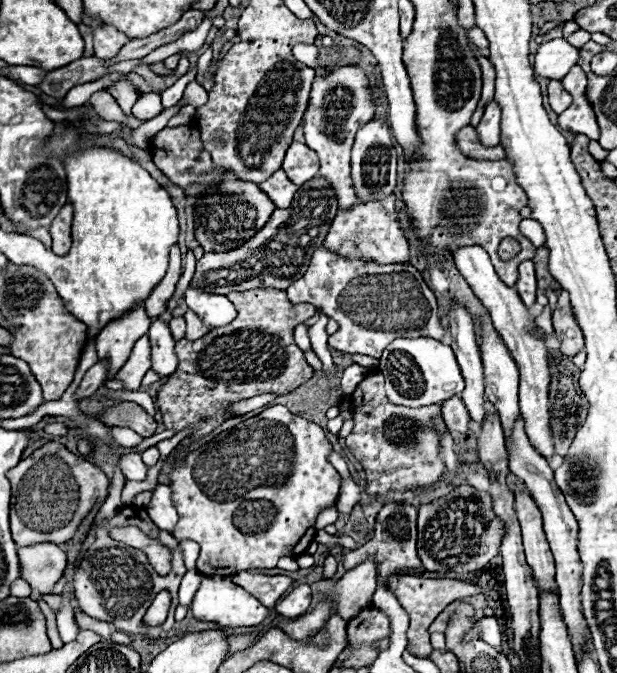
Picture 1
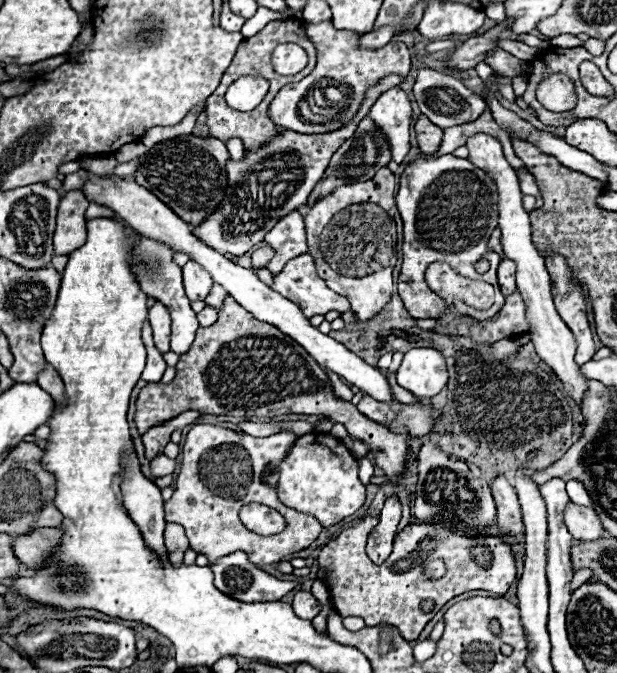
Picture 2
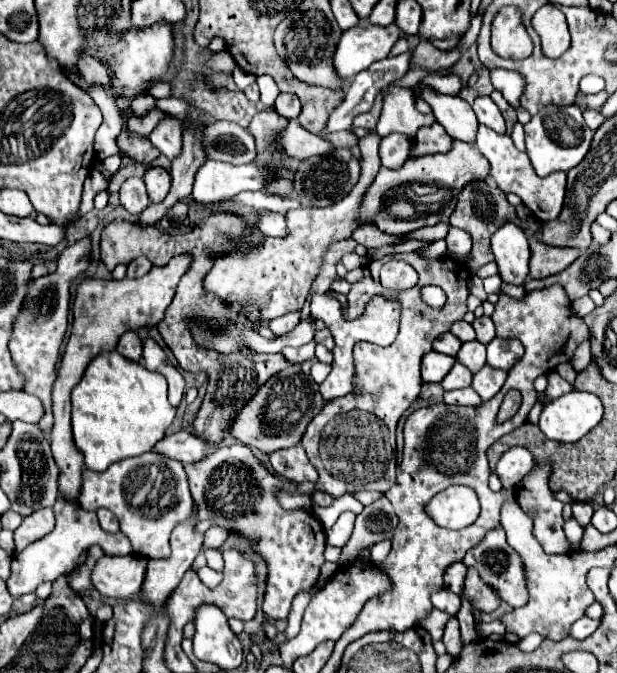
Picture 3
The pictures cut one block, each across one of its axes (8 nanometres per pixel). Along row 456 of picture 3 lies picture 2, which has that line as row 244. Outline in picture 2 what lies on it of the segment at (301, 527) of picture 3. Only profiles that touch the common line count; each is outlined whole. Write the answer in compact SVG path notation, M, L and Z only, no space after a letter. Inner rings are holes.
M390 74L382 78L378 84L370 86L360 110L356 112L356 118L348 122L346 126L328 132L328 134L298 134L292 130L278 132L266 146L256 150L246 150L244 160L228 160L226 172L228 172L228 186L224 190L224 198L220 206L214 210L214 214L208 214L198 226L192 226L192 234L202 240L206 246L212 246L220 254L234 254L242 256L252 246L262 242L266 234L276 226L284 216L288 216L294 210L300 210L316 186L316 182L322 178L324 170L328 168L328 162L332 154L340 148L344 140L348 140L358 122L368 114L370 106L376 102L376 98L394 86L400 86L406 78L398 74Z

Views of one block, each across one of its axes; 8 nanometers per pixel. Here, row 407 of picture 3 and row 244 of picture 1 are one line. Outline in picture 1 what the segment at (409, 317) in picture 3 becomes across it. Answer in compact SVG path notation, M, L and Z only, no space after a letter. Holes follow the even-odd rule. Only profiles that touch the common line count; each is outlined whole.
M388 196L380 202L366 202L356 204L352 210L340 210L328 230L328 236L324 240L324 248L332 250L336 254L344 254L350 258L356 256L368 256L376 262L384 264L404 264L410 258L410 246L404 236L404 230L400 228L394 196Z

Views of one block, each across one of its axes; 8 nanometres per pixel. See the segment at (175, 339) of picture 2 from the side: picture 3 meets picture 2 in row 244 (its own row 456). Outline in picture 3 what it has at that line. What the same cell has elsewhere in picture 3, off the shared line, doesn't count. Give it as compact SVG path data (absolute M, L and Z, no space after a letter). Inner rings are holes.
M154 450L148 454L120 460L116 464L112 464L106 472L84 470L82 472L82 486L80 486L80 494L78 494L78 504L84 510L108 508L110 512L114 512L114 516L120 520L122 534L126 534L126 538L130 540L130 544L134 548L134 554L138 554L142 558L166 558L170 554L170 542L168 542L170 532L174 530L174 526L178 522L190 518L192 508L194 508L194 500L188 490L188 478L186 478L184 466L178 460L172 460L168 456L160 456Z

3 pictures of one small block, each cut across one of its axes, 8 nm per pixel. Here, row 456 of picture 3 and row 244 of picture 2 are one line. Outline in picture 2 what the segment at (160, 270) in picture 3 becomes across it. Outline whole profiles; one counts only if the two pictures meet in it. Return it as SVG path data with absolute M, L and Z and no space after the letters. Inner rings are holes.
M70 190L60 206L58 206L58 220L54 232L54 252L56 254L70 254L72 250L80 248L86 242L86 222L84 212L88 208L88 200L80 190Z

